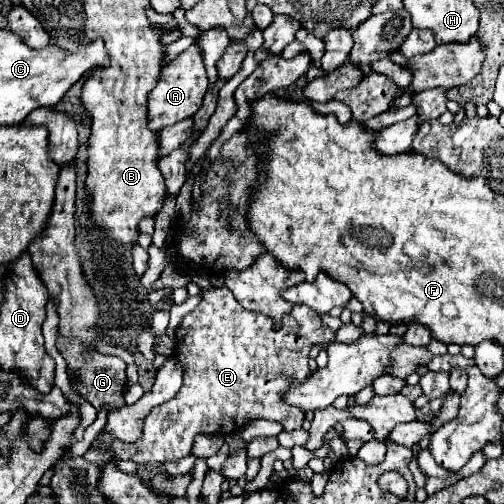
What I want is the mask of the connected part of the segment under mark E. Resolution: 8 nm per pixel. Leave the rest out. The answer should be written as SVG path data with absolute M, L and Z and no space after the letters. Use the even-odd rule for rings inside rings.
M211 287L201 295L199 305L175 327L175 355L183 367L183 385L175 399L151 409L145 417L141 441L127 445L105 435L101 439L103 445L95 441L93 447L113 451L117 459L149 465L187 457L197 433L229 435L253 419L279 421L285 431L299 429L305 413L287 405L281 393L289 389L293 381L309 377L307 357L311 347L333 341L335 331L325 327L321 317L305 305L295 305L291 313L275 321L267 315L245 311L227 287Z

